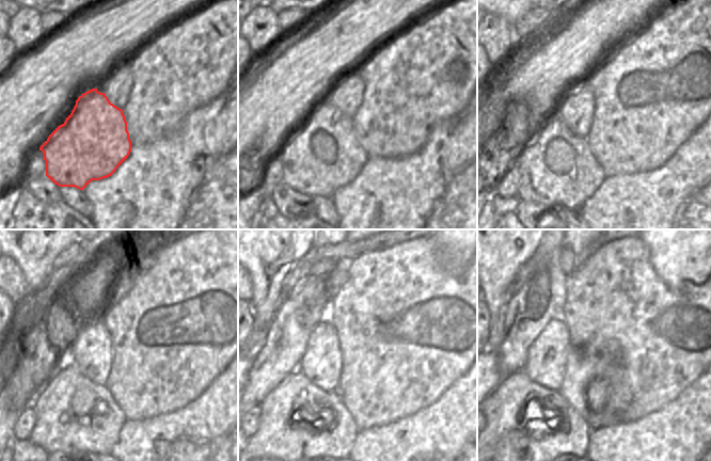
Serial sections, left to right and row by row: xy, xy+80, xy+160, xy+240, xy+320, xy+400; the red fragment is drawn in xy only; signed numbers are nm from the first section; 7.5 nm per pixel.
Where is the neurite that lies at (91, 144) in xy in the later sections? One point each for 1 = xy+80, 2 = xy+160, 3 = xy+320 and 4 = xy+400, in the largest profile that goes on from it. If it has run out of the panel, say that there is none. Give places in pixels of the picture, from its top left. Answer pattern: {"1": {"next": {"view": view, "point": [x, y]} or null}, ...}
{"1": {"next": {"view": "xy+80", "point": [324, 155]}}, "2": {"next": {"view": "xy+160", "point": [556, 168]}}, "3": {"next": {"view": "xy+320", "point": [278, 436]}}, "4": {"next": {"view": "xy+400", "point": [502, 440]}}}

